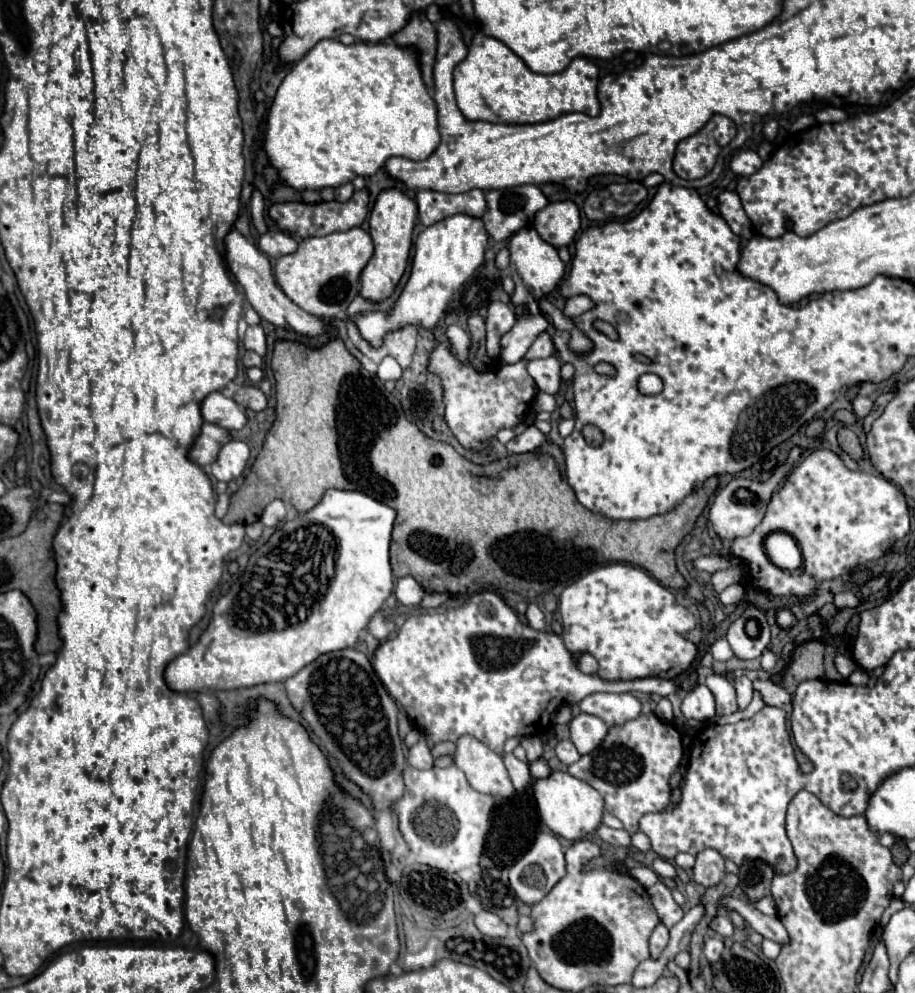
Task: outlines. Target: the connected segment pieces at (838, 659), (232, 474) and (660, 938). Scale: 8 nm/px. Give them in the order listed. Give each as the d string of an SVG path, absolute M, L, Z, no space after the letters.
M837 654L833 662L835 662L837 672L839 672L843 678L847 678L847 676L855 670L855 662L853 662L849 656L845 656L845 654Z
M229 440L219 450L215 464L211 464L211 474L217 480L229 482L243 474L249 460L249 446L243 440Z
M657 924L655 926L655 932L651 934L651 956L653 958L657 958L661 952L663 952L663 948L667 946L667 942L669 942L669 928L665 926L665 924Z

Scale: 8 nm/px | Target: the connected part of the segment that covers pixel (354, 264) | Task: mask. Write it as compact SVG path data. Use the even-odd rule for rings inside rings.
M363 228L331 232L321 238L305 238L297 252L275 262L275 280L301 310L315 316L341 316L359 294L359 274L373 256L373 240Z

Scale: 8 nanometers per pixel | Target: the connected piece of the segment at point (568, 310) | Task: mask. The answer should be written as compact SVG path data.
M575 296L575 298L567 300L563 314L565 314L565 318L575 318L575 316L579 316L579 314L591 310L591 308L595 308L595 302L591 298L587 298L587 296Z

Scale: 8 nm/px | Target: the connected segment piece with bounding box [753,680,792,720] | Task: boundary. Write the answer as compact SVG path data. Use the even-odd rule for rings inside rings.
M755 680L753 686L761 694L761 698L767 706L775 706L775 708L785 710L787 720L789 720L792 712L792 702L791 694L785 688L781 688L779 684L775 684L771 680Z

